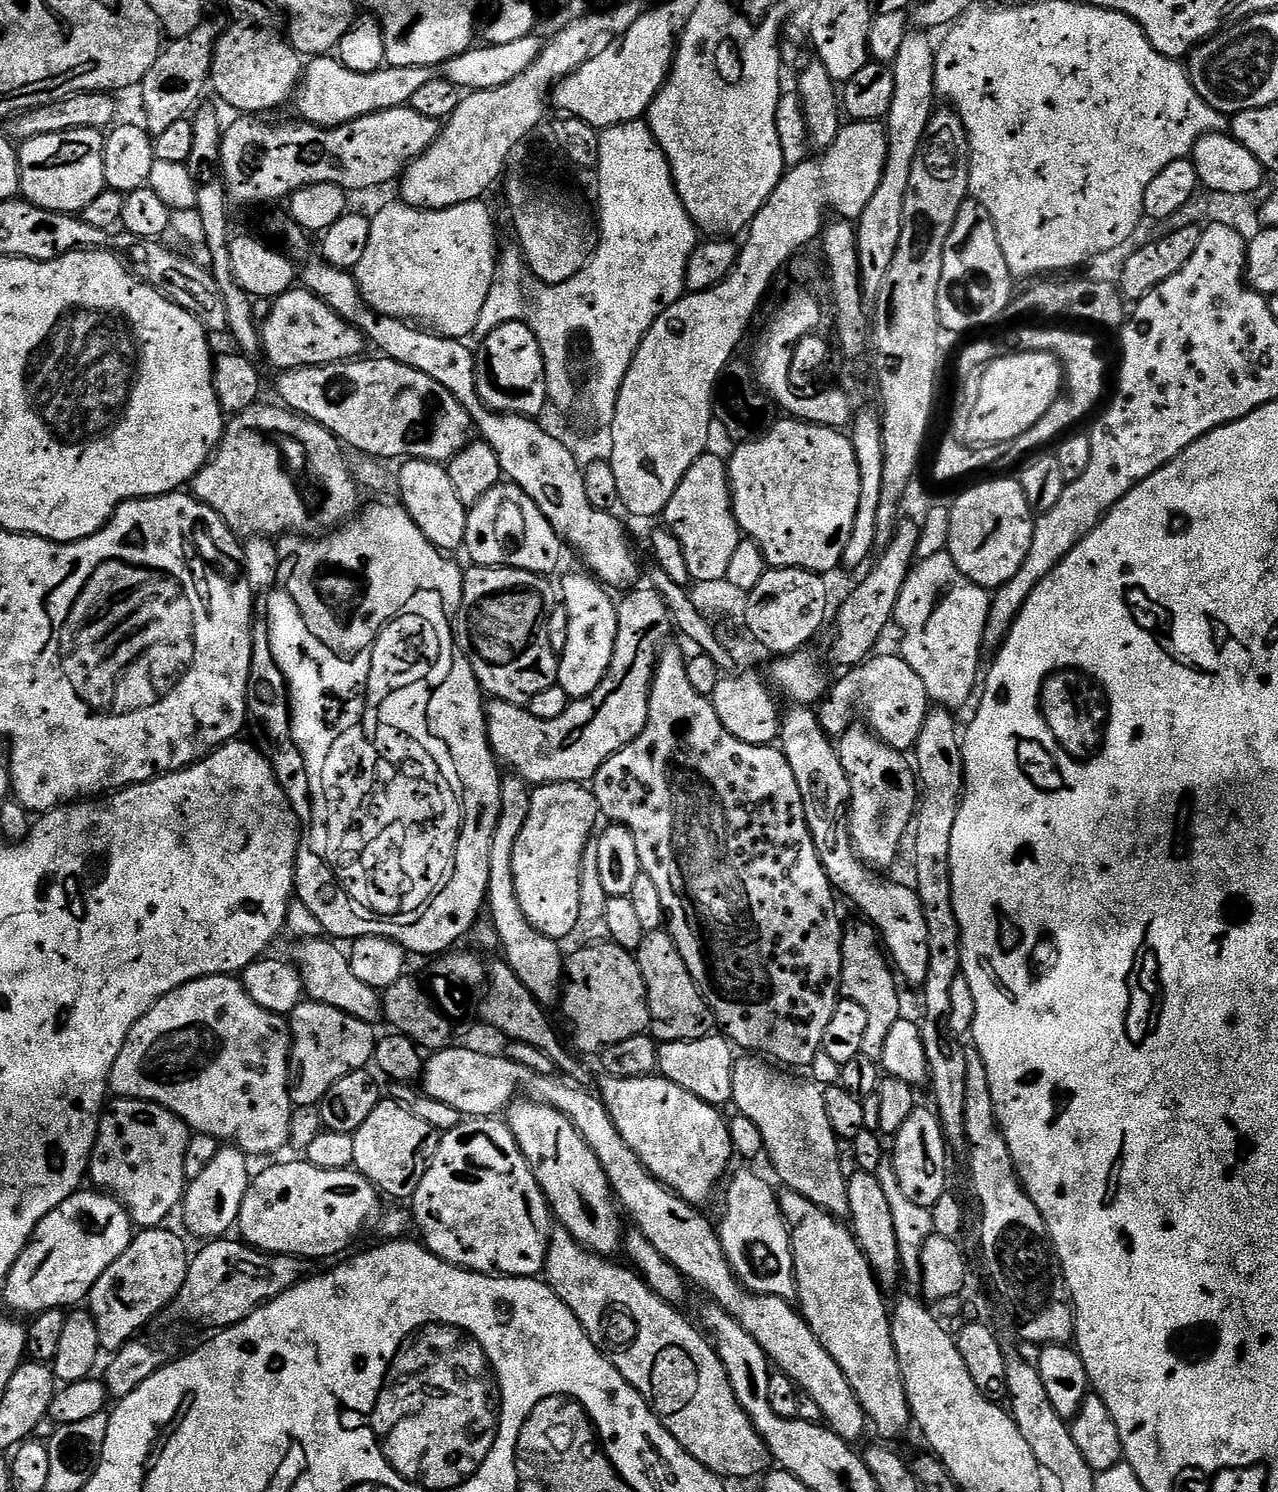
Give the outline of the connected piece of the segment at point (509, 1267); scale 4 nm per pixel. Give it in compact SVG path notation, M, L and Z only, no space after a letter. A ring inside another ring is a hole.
M490 1116L466 1118L441 1135L438 1150L422 1174L418 1190L412 1195L410 1216L414 1228L420 1231L419 1239L424 1247L439 1260L455 1264L457 1268L521 1278L536 1278L544 1271L554 1217L514 1134L503 1119Z

